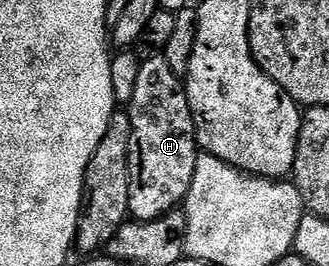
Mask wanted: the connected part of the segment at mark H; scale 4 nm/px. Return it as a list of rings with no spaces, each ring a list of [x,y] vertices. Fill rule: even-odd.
[[[164,54],[146,58],[139,69],[135,97],[127,105],[131,121],[131,201],[129,214],[138,223],[155,221],[184,204],[195,177],[197,130],[182,76],[167,65]]]

